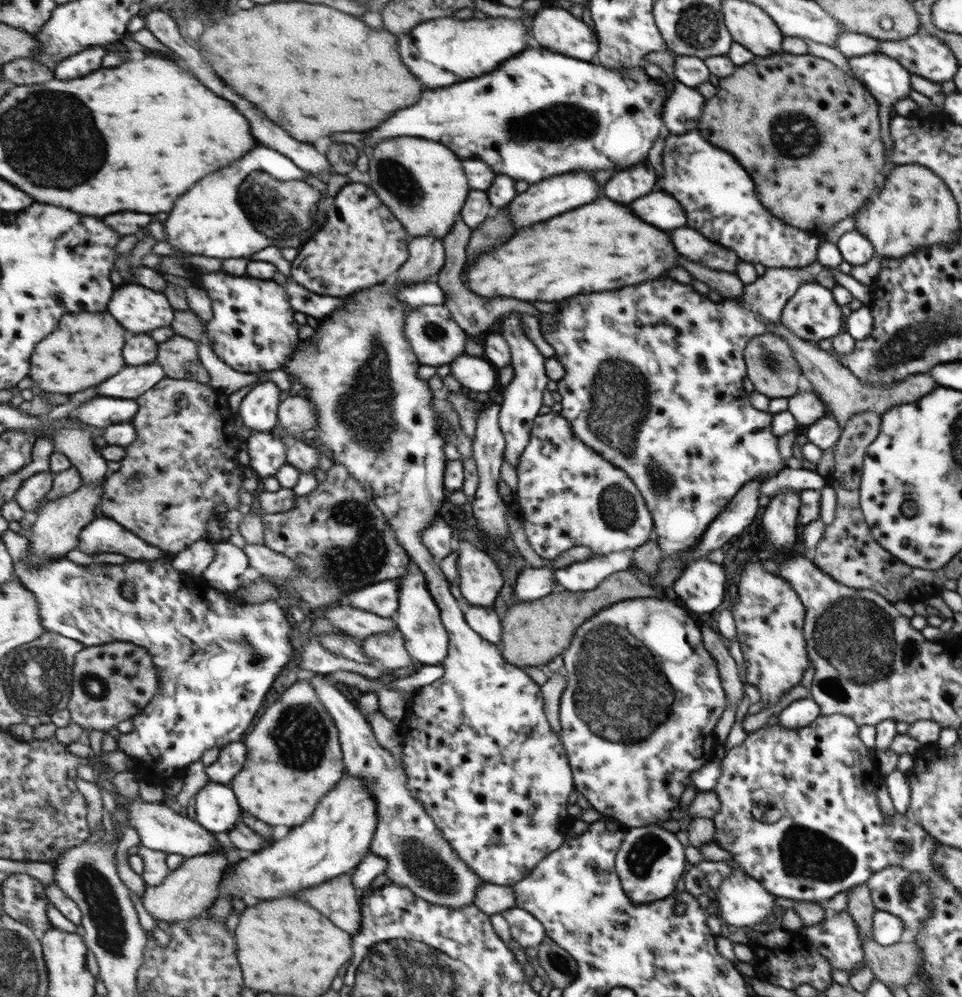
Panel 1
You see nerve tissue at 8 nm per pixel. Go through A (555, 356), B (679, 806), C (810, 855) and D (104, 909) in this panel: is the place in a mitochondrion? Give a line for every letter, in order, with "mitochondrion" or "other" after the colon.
A: other
B: other
C: mitochondrion
D: mitochondrion

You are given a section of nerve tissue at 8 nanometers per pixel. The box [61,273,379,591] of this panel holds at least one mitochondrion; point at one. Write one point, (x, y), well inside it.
(134, 481)

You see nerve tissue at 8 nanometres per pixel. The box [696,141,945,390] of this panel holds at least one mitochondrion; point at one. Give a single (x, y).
(769, 361)

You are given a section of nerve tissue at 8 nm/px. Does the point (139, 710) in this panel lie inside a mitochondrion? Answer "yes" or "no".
no

